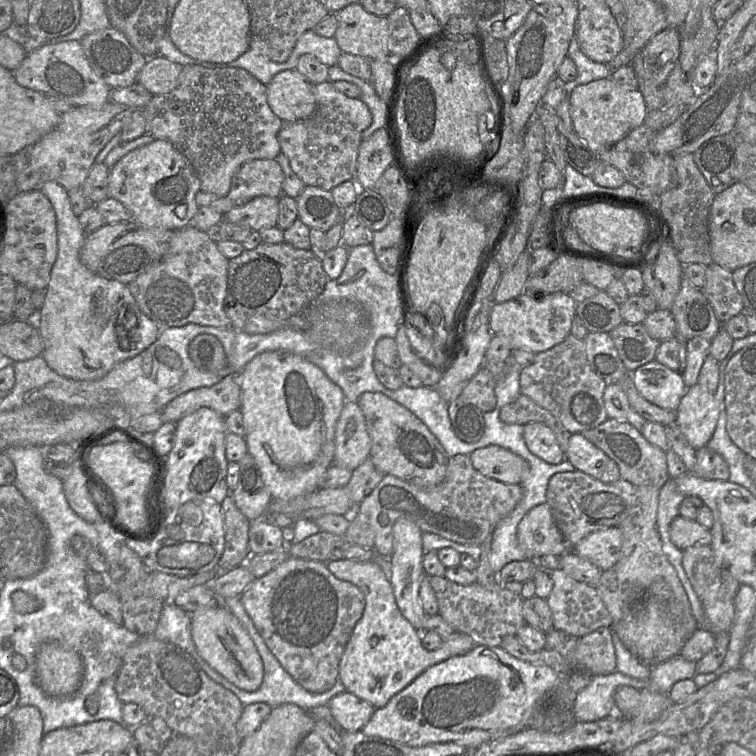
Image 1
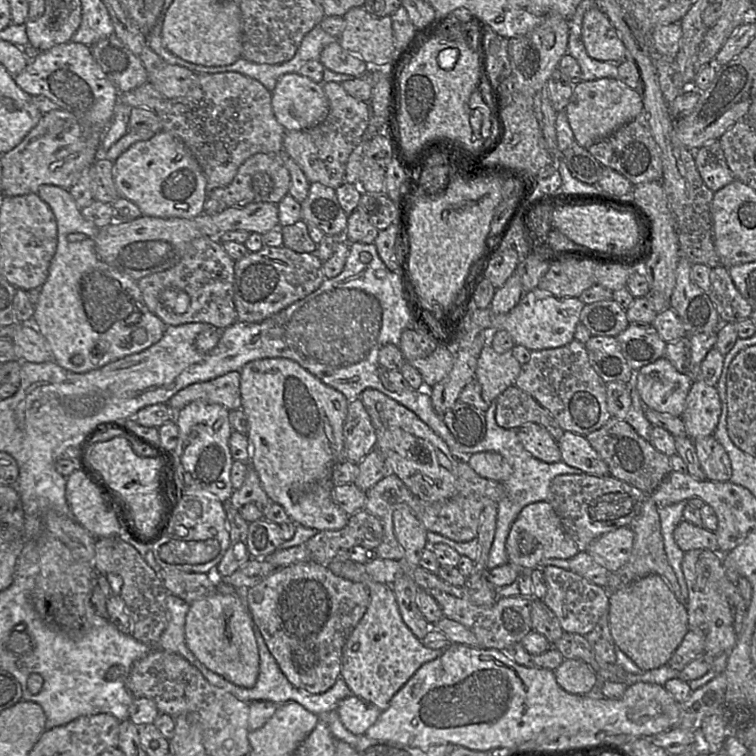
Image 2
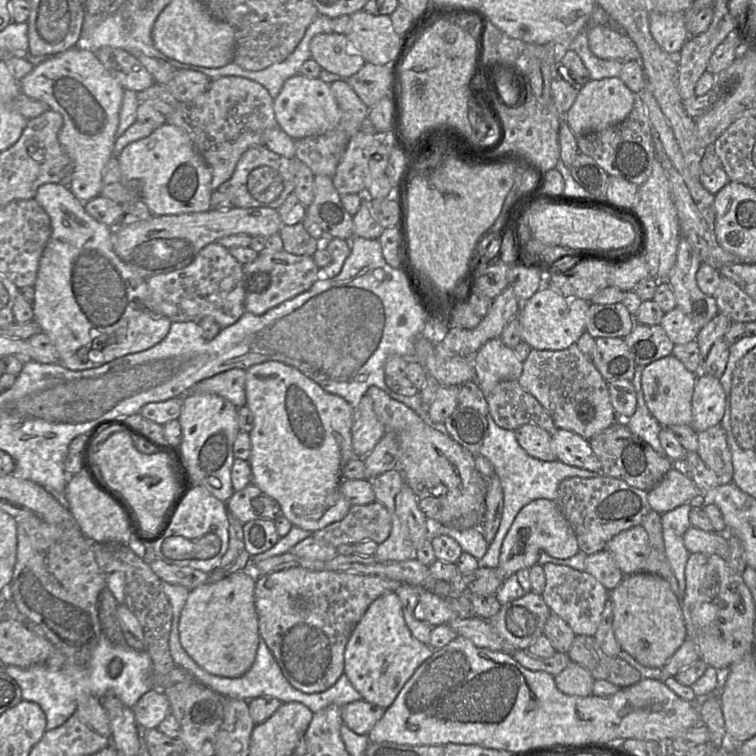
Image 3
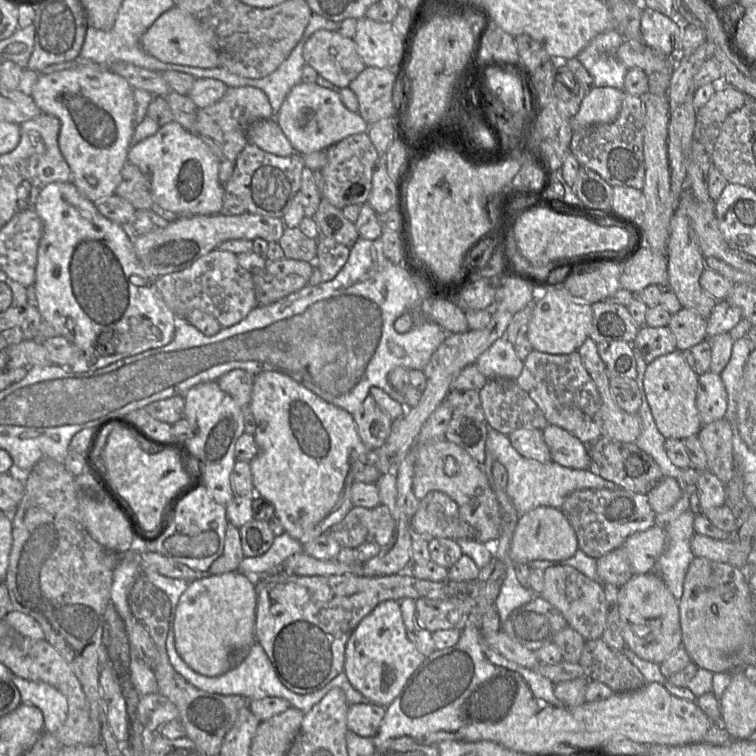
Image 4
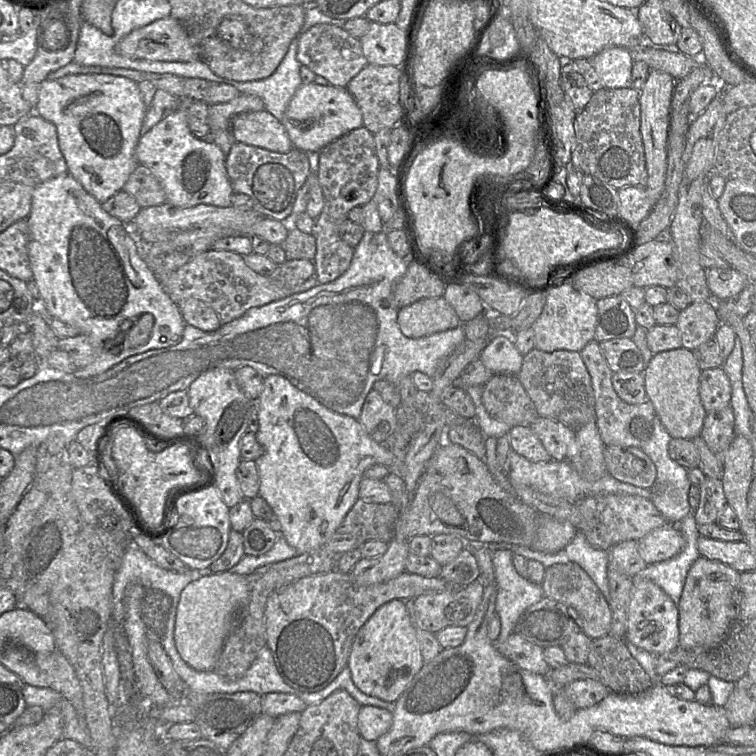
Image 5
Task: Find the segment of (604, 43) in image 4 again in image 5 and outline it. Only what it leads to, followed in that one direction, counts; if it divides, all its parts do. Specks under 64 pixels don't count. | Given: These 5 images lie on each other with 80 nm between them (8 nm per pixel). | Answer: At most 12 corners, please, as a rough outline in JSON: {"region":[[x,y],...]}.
{"region":[[608,47],[588,60],[603,88],[632,88],[629,49]]}

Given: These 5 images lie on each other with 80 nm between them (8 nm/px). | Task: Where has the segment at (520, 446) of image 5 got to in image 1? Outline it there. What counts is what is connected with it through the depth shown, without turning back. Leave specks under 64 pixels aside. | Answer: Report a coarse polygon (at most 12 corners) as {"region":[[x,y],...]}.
{"region":[[529,422],[523,438],[529,451],[550,464],[565,460],[553,431]]}

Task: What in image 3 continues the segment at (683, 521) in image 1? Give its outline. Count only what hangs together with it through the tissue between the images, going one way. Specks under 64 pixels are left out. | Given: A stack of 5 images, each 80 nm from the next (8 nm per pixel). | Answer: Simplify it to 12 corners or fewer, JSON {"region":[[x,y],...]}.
{"region":[[690,526],[683,535],[690,553],[727,559],[728,533]]}

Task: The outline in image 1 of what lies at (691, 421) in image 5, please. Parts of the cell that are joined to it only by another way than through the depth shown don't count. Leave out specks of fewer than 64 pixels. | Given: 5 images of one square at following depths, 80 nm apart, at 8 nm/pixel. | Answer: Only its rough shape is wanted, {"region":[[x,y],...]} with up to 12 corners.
{"region":[[655,359],[632,380],[647,401],[676,411],[681,374]]}

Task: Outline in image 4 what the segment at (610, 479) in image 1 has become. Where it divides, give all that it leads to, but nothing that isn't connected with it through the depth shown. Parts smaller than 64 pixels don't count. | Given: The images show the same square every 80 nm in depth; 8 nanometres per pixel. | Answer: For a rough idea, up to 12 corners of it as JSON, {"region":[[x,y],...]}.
{"region":[[549,424],[542,430],[552,461],[591,469],[588,445]]}

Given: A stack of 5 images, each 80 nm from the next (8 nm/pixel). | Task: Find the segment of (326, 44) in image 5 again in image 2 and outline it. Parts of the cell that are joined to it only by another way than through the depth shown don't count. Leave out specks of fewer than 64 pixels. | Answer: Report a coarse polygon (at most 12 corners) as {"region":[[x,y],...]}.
{"region":[[339,40],[327,45],[319,60],[340,74],[363,76],[371,70]]}

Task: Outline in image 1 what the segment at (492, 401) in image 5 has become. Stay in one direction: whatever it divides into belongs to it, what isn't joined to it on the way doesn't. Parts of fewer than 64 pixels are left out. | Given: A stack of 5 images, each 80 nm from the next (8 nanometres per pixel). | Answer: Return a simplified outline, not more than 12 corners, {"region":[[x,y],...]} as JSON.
{"region":[[526,395],[503,406],[506,424],[545,424],[563,453],[571,433],[551,412]]}

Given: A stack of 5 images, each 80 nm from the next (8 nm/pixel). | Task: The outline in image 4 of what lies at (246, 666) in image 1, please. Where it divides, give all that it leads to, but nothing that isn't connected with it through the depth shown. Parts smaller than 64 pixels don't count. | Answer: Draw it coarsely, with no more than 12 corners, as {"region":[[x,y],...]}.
{"region":[[199,576],[181,595],[175,647],[204,676],[256,642],[256,579]]}

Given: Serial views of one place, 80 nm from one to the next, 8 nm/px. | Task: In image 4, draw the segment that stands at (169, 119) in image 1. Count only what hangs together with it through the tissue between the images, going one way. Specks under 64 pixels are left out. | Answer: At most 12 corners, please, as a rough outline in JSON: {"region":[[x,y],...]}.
{"region":[[228,87],[198,108],[194,134],[231,177],[246,132],[273,117],[265,93]]}

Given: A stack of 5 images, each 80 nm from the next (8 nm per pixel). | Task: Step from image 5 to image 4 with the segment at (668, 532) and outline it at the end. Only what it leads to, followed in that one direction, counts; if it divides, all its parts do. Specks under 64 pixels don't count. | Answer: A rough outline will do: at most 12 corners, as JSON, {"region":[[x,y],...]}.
{"region":[[665,526],[636,532],[621,547],[634,575],[651,572],[666,548]]}

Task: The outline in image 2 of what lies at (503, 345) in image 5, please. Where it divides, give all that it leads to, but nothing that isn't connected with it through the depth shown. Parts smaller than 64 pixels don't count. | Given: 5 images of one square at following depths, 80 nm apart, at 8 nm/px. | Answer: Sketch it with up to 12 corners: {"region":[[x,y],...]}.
{"region":[[487,343],[475,370],[490,404],[515,385],[521,366],[511,351]]}

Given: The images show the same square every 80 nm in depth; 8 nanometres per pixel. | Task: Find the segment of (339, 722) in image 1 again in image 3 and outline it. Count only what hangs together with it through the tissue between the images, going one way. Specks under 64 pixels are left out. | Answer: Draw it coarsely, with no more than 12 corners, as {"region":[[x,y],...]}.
{"region":[[364,699],[341,708],[343,723],[367,735],[386,709]]}

